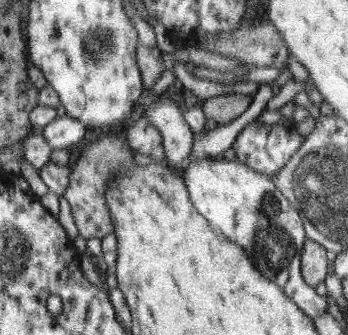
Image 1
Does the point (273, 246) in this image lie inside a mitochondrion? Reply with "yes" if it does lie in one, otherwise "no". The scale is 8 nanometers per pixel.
yes

